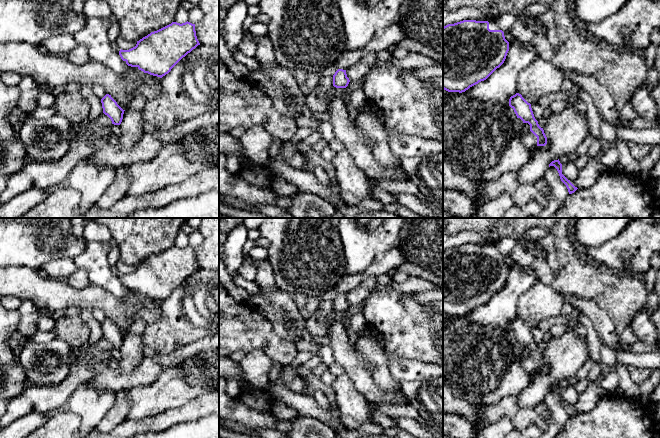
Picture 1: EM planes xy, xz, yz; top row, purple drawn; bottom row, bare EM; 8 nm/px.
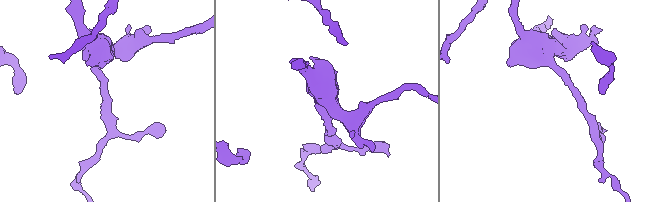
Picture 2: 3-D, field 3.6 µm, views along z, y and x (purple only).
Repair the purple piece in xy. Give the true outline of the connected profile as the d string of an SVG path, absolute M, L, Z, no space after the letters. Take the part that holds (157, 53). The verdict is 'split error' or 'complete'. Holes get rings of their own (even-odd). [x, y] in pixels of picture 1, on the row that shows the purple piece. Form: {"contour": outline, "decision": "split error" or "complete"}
{"contour": "M172 22L137 41L135 47L121 49L119 55L128 66L162 78L198 45L195 24Z", "decision": "complete"}

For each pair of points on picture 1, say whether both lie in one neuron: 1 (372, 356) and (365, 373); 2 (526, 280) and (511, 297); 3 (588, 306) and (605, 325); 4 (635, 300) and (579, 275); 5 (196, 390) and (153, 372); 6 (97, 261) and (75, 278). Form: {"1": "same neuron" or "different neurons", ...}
{"1": "different neurons", "2": "same neuron", "3": "same neuron", "4": "same neuron", "5": "different neurons", "6": "different neurons"}

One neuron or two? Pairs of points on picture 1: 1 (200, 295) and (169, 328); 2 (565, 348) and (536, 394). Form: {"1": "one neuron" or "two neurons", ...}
{"1": "one neuron", "2": "one neuron"}

